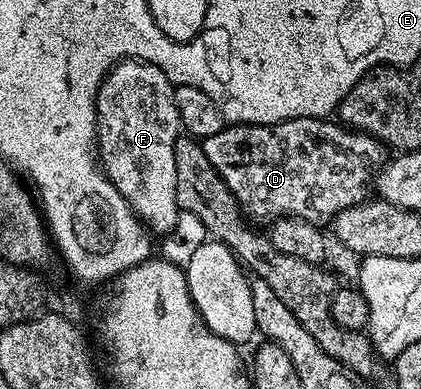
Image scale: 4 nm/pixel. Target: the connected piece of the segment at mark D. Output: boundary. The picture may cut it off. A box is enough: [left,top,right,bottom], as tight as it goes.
[202,118,386,224]

